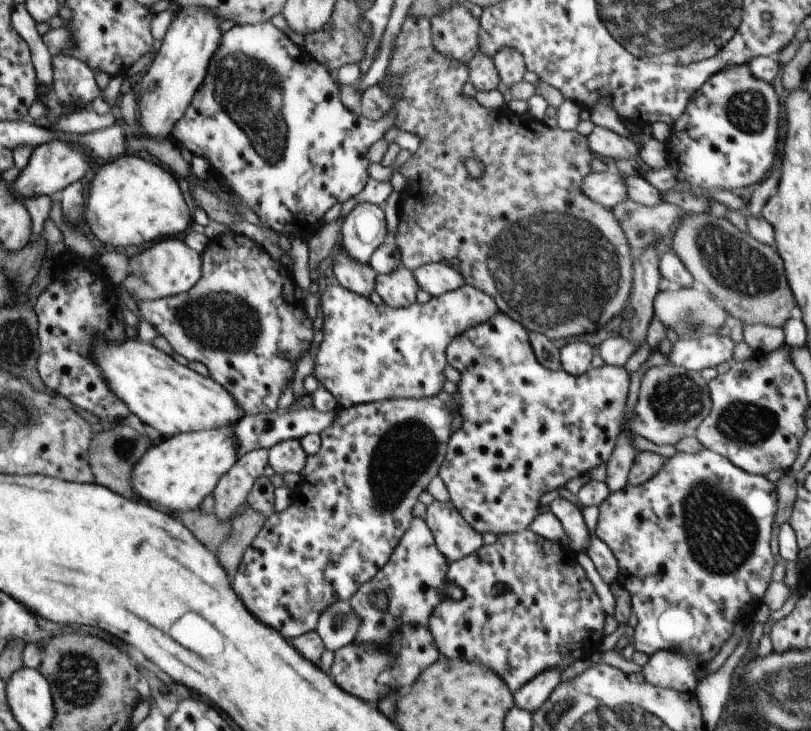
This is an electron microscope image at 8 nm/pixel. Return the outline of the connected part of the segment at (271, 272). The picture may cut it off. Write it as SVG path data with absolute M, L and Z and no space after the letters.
M226 231L224 234L213 238L204 248L201 254L202 272L201 280L193 286L192 289L188 289L185 293L156 299L153 301L136 301L139 306L140 318L149 322L153 327L153 330L158 334L164 336L170 343L173 350L182 354L186 360L190 363L196 361L206 365L209 370L209 376L212 377L219 385L222 385L226 390L230 391L232 397L236 399L236 402L241 408L241 416L244 415L257 415L262 413L273 413L279 409L279 400L282 391L292 383L293 376L296 374L298 363L305 353L311 350L312 338L315 337L314 326L312 325L313 319L308 317L302 304L302 300L297 299L294 295L294 288L296 282L294 281L292 269L288 270L284 263L268 255L262 245L256 243L256 241L250 238L237 234L232 231Z

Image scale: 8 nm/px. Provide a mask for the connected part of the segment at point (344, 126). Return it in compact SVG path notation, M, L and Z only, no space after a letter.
M271 21L256 23L255 25L234 25L230 30L223 32L216 52L210 58L208 72L202 81L201 88L194 96L185 116L174 128L172 138L180 145L186 147L193 155L202 156L210 164L213 172L220 174L232 192L238 195L246 206L249 206L260 218L260 226L266 230L284 234L286 238L300 237L306 241L322 226L324 214L334 206L346 202L360 194L368 182L367 152L378 139L382 138L390 128L395 126L397 114L394 109L388 110L377 121L368 120L364 115L355 113L344 106L341 101L341 90L329 70L314 60L304 47L294 43L286 33L277 28Z

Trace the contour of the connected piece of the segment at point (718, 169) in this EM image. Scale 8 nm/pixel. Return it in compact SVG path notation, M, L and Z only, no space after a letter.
M730 65L726 66L724 70L719 70L713 74L692 96L687 107L684 109L682 116L676 119L672 125L671 137L667 141L672 154L672 160L675 162L676 167L680 170L681 180L684 180L692 189L704 190L704 193L714 190L736 190L736 188L744 188L749 184L755 182L762 182L772 168L772 162L777 157L778 152L778 115L780 114L780 101L772 83L757 79L749 69L748 65Z

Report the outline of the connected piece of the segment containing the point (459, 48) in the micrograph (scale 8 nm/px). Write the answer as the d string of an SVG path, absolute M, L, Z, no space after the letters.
M456 2L429 21L436 50L468 63L478 50L480 26L479 18L472 16L470 8Z

